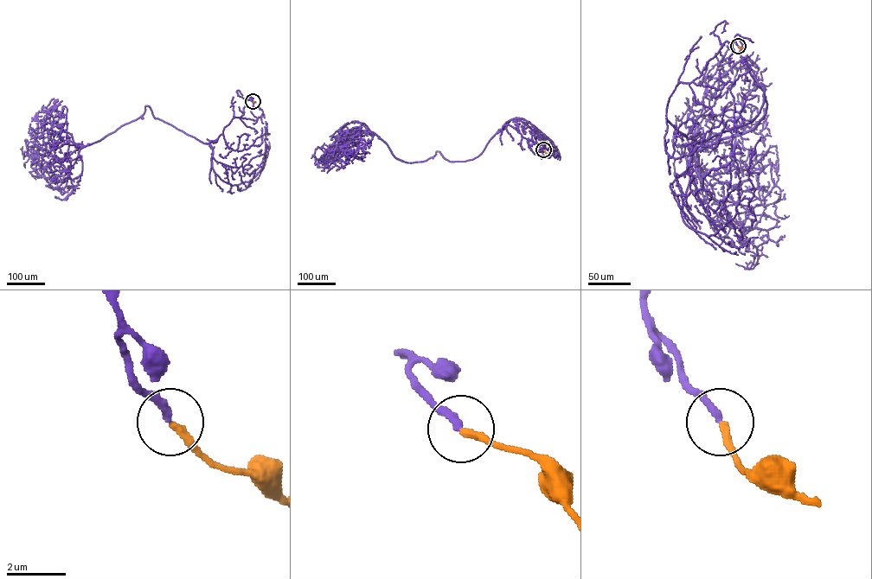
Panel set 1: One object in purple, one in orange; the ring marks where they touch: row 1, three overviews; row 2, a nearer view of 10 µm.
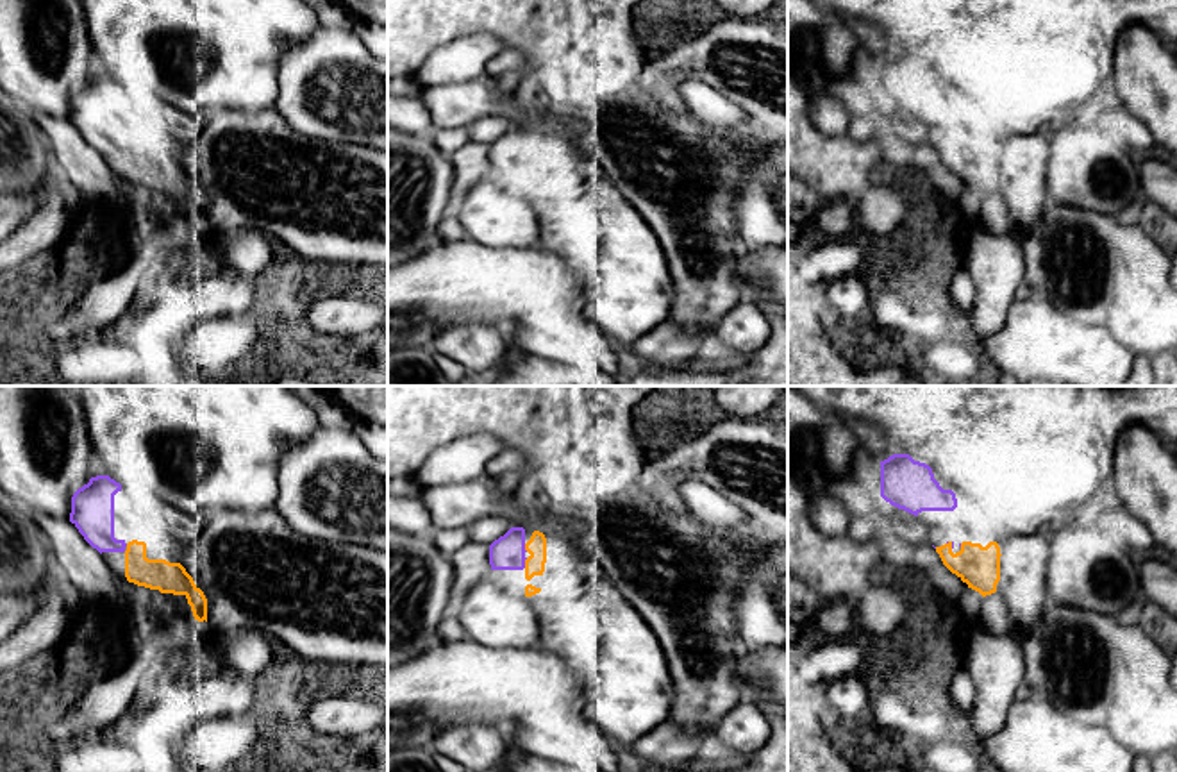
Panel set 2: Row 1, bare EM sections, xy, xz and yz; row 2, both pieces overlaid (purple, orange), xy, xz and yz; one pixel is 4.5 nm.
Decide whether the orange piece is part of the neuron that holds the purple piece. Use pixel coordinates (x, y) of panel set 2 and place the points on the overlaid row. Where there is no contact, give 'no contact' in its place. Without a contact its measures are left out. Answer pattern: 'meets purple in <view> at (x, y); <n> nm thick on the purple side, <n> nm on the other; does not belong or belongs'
meets purple in xz at (524, 563); 160 nm thick on the purple side, 100 nm on the other; belongs

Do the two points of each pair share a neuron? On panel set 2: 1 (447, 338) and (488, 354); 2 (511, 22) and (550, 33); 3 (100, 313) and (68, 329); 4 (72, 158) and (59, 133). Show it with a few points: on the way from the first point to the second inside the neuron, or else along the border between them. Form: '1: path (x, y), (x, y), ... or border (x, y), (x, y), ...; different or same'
1: path (458, 342), (477, 347); same
2: path (520, 22), (534, 22), (542, 29); same
3: path (93, 313), (75, 324); same
4: path (72, 152), (65, 138); same

